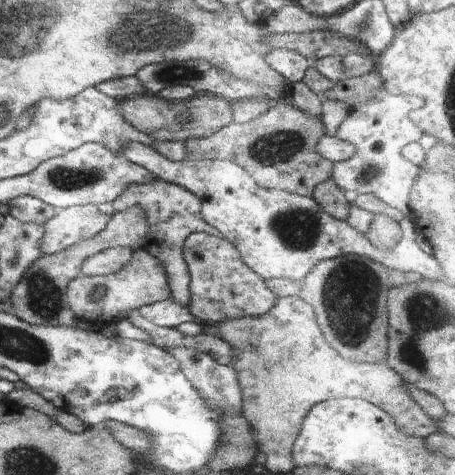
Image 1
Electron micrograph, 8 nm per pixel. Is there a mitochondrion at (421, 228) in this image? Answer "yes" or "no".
no

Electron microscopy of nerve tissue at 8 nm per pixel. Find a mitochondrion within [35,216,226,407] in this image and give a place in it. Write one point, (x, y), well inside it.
(100, 289)

